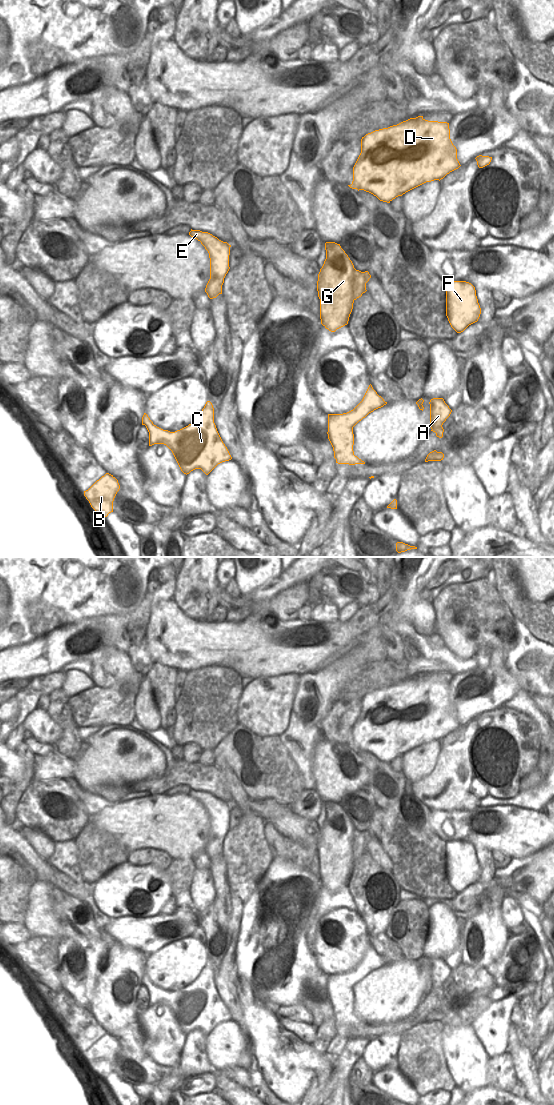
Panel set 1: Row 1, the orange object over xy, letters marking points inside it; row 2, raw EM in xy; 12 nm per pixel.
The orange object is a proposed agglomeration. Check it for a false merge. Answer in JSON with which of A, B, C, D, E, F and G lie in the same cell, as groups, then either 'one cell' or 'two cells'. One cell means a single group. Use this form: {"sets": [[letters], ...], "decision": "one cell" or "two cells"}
{"sets": [["A", "B", "C", "E"], ["D", "F", "G"]], "decision": "two cells"}

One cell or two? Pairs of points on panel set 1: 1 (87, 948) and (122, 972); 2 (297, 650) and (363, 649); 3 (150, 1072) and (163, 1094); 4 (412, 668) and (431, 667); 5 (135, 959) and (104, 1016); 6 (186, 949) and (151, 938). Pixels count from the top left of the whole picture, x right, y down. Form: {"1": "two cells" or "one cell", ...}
{"1": "two cells", "2": "two cells", "3": "two cells", "4": "one cell", "5": "one cell", "6": "two cells"}

